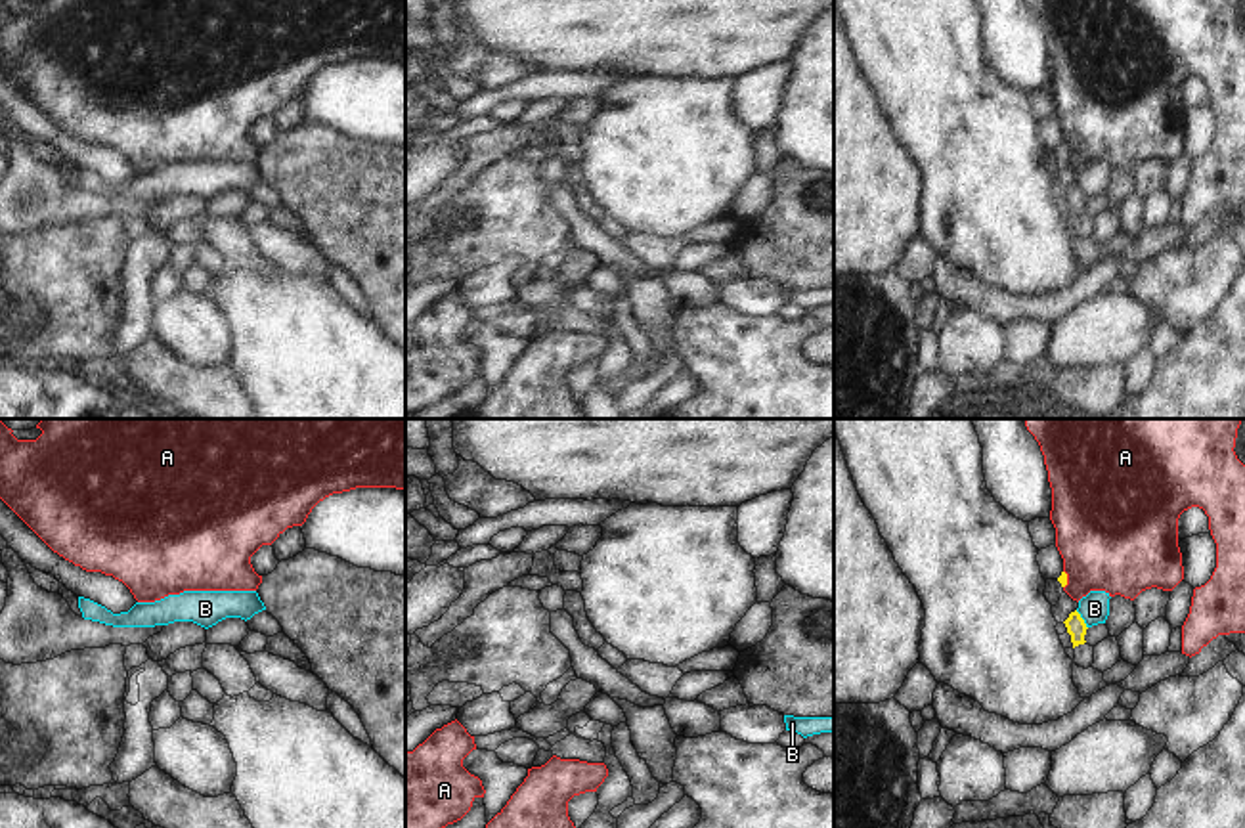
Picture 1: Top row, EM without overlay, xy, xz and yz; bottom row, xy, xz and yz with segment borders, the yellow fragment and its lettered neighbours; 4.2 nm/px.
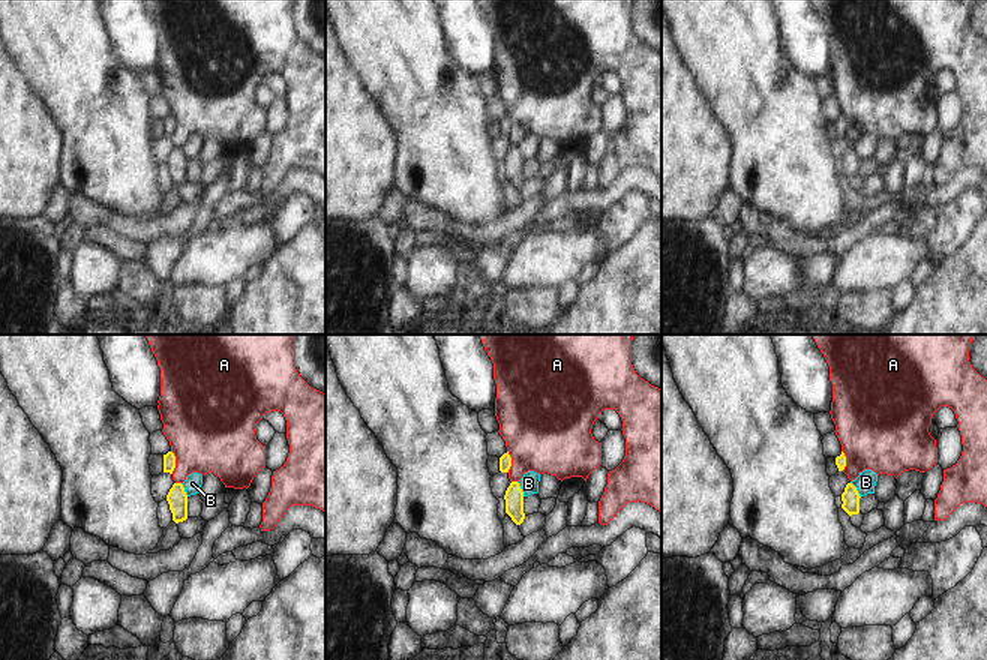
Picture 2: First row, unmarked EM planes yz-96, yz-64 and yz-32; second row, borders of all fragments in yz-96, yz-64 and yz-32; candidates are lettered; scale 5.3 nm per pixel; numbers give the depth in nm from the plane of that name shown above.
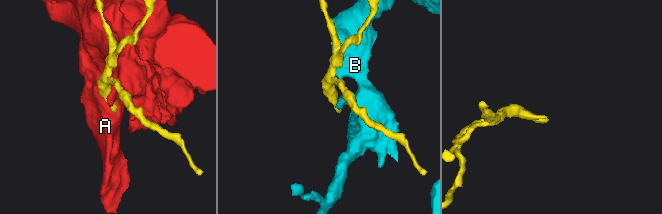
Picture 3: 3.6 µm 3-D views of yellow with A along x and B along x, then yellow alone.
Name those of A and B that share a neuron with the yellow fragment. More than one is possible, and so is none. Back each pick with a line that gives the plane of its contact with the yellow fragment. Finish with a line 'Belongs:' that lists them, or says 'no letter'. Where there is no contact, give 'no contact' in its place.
Belongs: no letter

